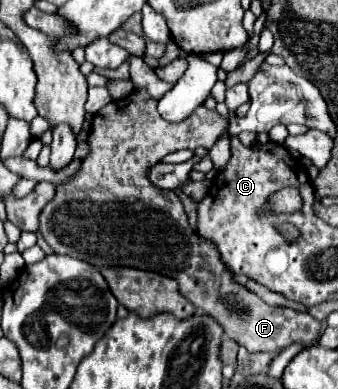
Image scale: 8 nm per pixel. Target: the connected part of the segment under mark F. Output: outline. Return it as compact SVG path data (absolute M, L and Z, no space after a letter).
M134 89L128 97L118 99L102 107L92 121L92 131L88 135L90 155L82 161L82 169L76 179L56 189L54 201L50 201L40 213L40 233L54 249L54 253L70 255L92 263L94 267L134 267L144 271L154 271L166 277L172 277L180 285L180 293L202 313L210 315L220 323L224 333L234 339L238 345L246 347L250 353L260 351L280 351L292 343L312 345L316 343L316 329L320 321L314 319L308 311L294 311L290 307L270 307L260 297L250 293L246 287L240 287L232 281L232 273L220 261L216 247L200 239L196 231L190 229L184 207L172 191L162 191L146 179L146 169L156 165L164 155L182 149L194 150L197 147L211 147L228 131L228 119L198 107L180 123L170 123L160 117L156 109L158 101L148 97L146 89Z

